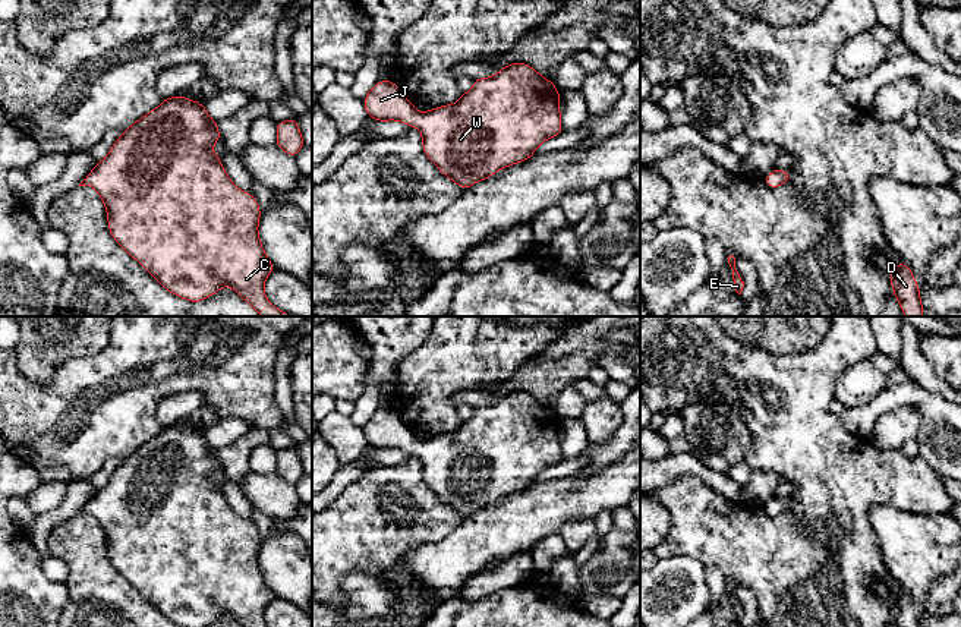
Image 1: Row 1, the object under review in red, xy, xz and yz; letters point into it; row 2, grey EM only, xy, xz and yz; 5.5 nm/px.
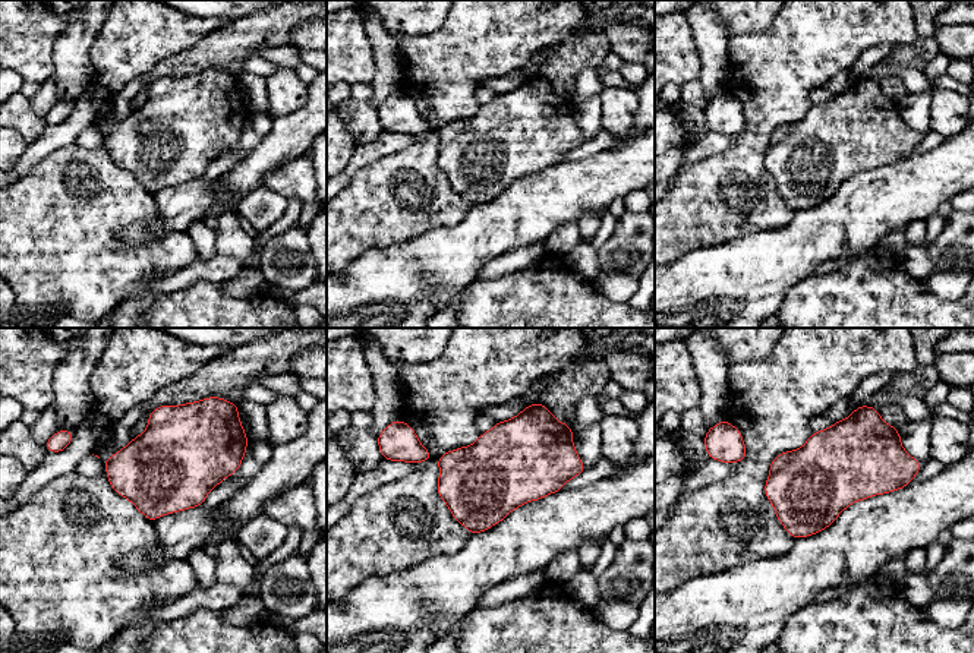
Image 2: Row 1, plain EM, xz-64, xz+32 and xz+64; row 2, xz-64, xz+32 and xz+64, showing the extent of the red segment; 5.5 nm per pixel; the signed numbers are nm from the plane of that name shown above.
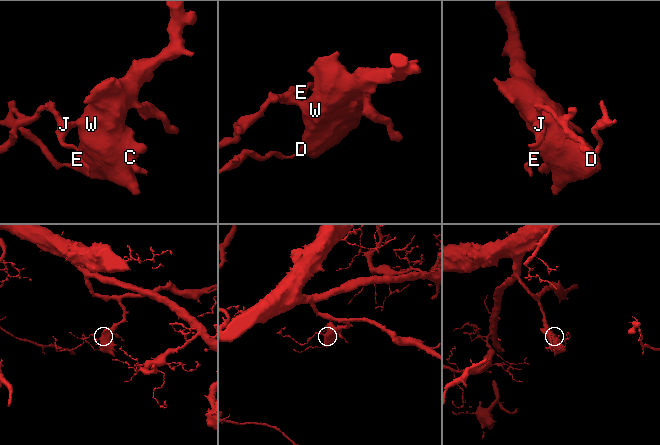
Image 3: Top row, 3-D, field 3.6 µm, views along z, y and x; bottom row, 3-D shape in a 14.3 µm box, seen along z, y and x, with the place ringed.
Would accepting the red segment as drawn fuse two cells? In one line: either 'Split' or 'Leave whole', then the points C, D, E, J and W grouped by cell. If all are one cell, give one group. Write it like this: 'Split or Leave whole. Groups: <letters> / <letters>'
Leave whole. Groups: C D E J W

